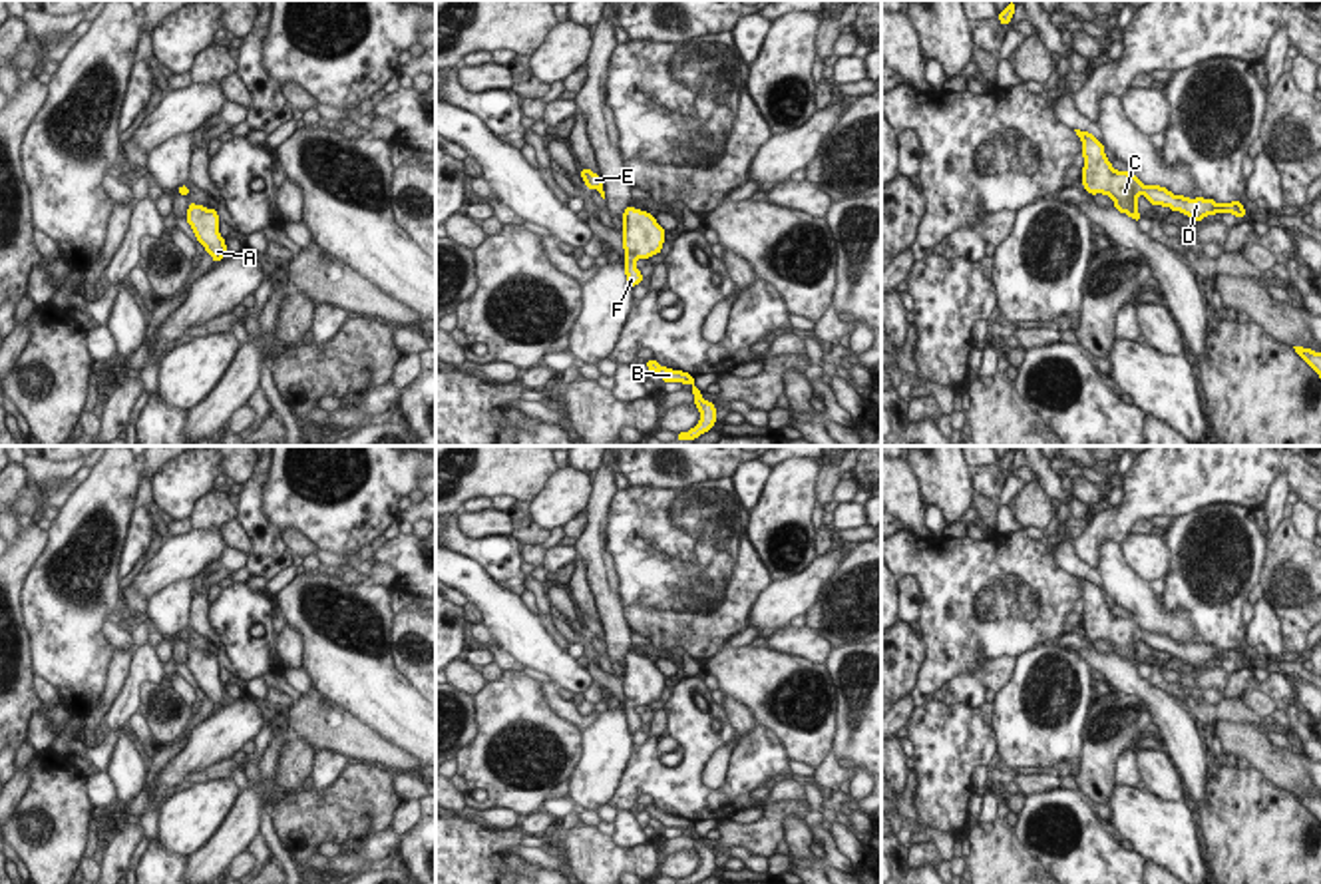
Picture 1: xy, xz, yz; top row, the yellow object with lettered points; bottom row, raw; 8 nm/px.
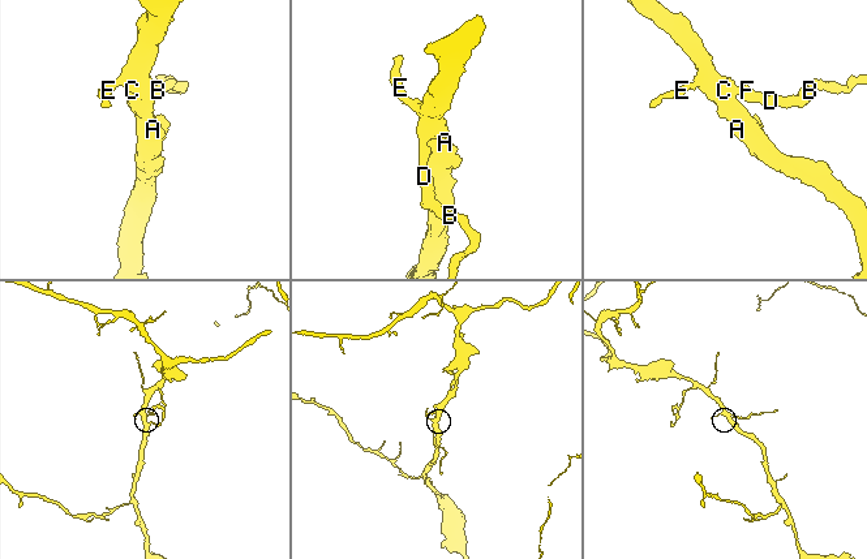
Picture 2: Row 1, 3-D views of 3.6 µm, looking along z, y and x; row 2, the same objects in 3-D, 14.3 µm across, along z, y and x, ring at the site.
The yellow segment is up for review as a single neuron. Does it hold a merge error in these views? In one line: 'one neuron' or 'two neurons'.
one neuron

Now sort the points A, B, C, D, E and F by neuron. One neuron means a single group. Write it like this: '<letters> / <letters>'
A B C D E F

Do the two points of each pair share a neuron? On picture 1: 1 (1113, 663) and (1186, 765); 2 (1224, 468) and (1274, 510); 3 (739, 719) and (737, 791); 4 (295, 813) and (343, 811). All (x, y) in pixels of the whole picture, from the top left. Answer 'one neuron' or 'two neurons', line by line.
1: one neuron
2: two neurons
3: two neurons
4: one neuron

